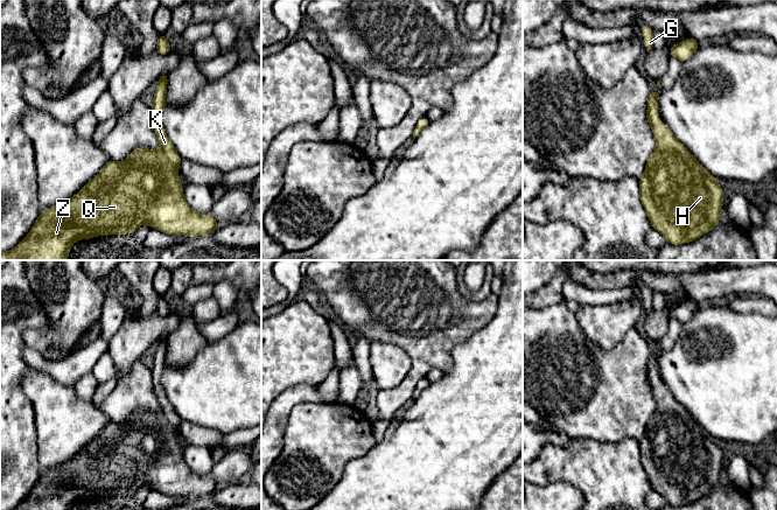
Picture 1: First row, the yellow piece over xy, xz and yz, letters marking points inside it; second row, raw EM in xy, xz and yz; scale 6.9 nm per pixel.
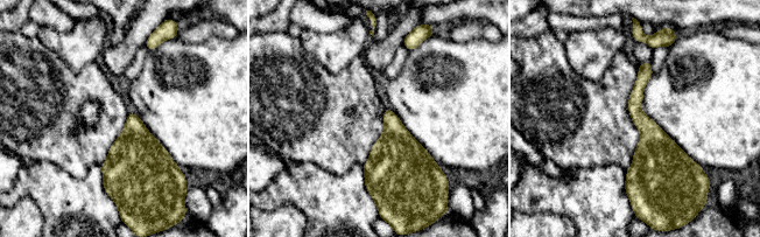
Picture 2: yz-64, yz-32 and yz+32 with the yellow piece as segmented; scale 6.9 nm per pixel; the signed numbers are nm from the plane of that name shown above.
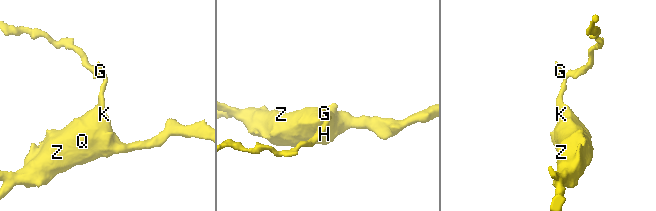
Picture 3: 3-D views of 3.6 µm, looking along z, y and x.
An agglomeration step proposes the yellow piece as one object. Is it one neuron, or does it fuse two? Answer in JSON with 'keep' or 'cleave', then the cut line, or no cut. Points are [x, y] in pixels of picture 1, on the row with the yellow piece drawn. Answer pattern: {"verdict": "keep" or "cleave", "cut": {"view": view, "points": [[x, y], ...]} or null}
{"verdict": "keep", "cut": null}

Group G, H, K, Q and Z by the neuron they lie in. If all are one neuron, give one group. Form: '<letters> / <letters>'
G H K Q Z

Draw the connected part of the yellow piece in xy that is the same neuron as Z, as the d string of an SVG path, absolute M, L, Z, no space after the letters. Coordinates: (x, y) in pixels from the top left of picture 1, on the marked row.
M164 72L158 79L152 105L153 127L160 148L135 148L124 162L110 159L103 170L76 195L58 205L41 210L26 238L10 251L0 253L0 260L68 260L72 244L79 239L132 235L144 223L163 233L188 238L216 231L218 222L210 214L201 215L194 211L184 200L183 187L177 175L181 156L161 124L167 84L168 72Z

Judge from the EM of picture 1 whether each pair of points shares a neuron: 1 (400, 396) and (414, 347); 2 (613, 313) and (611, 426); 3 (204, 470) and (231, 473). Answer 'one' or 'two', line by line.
1: one
2: two
3: two

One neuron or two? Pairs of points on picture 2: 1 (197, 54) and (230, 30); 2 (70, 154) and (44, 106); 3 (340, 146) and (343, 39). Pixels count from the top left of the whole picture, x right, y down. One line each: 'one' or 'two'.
1: two
2: one
3: two

